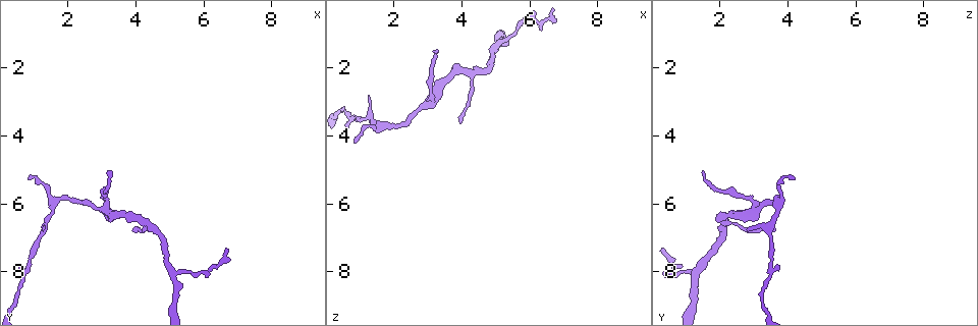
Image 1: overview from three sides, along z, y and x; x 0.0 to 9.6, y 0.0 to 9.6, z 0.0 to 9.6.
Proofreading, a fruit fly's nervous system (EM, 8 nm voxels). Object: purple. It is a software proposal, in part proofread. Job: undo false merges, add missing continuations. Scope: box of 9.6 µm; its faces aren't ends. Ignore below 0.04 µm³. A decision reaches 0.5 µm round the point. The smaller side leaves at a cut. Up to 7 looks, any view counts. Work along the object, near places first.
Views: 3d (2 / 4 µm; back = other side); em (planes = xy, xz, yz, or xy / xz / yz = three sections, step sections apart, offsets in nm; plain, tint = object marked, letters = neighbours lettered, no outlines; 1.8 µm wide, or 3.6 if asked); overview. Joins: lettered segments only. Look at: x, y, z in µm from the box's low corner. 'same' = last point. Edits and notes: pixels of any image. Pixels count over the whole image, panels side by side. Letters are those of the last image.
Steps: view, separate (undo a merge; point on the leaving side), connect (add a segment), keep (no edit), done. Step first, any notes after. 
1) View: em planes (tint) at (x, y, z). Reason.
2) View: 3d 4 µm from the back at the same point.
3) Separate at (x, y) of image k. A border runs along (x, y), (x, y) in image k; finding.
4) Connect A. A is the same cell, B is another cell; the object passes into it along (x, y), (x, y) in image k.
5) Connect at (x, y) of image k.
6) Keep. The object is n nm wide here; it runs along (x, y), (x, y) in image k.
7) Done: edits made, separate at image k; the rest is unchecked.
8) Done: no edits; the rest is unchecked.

View: 3d 4 µm at (1.20, 6.85, 2.85). Free end.

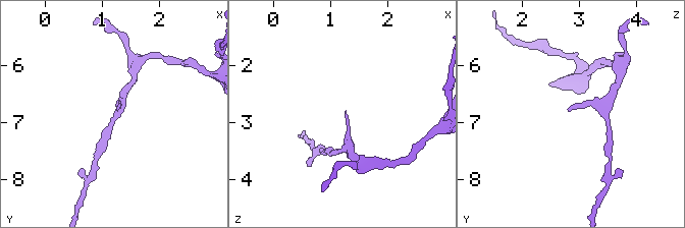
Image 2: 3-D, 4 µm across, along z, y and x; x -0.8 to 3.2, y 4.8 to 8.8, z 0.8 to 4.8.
View: em planes (plain) at (1.20, 6.75, 2.75).

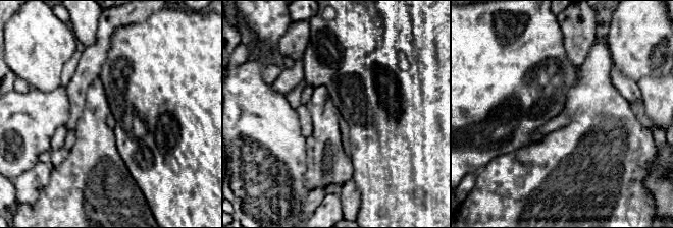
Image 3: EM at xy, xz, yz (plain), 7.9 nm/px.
View: em planes (letters) at the same point.

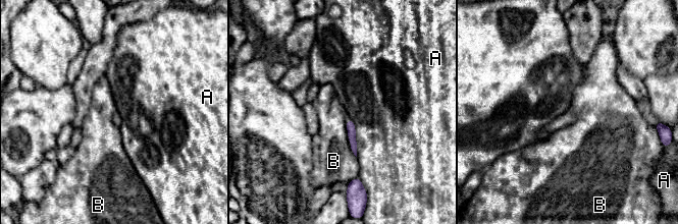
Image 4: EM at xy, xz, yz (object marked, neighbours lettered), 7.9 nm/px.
Keep. The longest contact is with A, 320 nm; A and B are other cells; no lettered segment goes on from it.

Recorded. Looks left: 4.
View: 3d 2 µm at (0.80, 5.25, 4.15). Branch stops here.

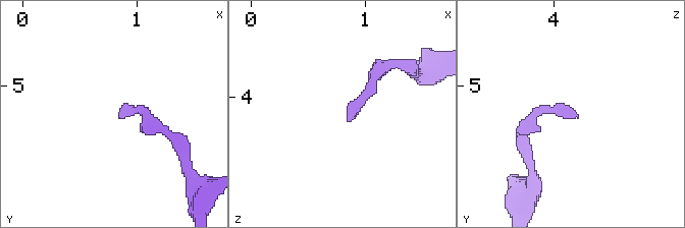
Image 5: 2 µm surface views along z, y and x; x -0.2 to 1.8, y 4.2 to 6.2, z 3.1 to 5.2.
View: em planes (letters) at (0.82, 5.26, 4.18). Now the EM.

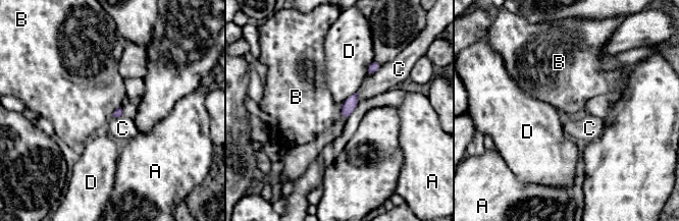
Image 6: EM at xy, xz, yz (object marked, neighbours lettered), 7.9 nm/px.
Keep. A, B, C and D are other cells; a border runs along (341, 104), (342, 118) in image 6; no lettered segment goes on from it.

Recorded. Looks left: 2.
View: em planes (letters) at (3.15, 5.05, 1.55). Thin end.

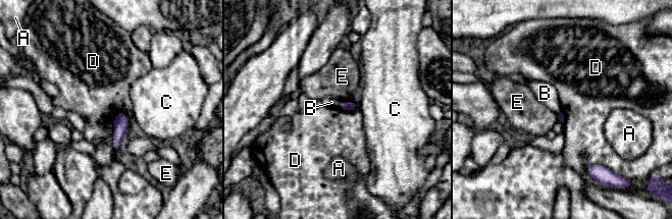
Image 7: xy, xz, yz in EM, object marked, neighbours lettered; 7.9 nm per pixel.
Keep. The longest contact is with D, 320 nm; A, B, C, D and E are other cells; a border runs along (122, 111), (114, 118), (114, 150) in image 7; none of them fits.

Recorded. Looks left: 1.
Done: no edits; the rest is unchecked.

